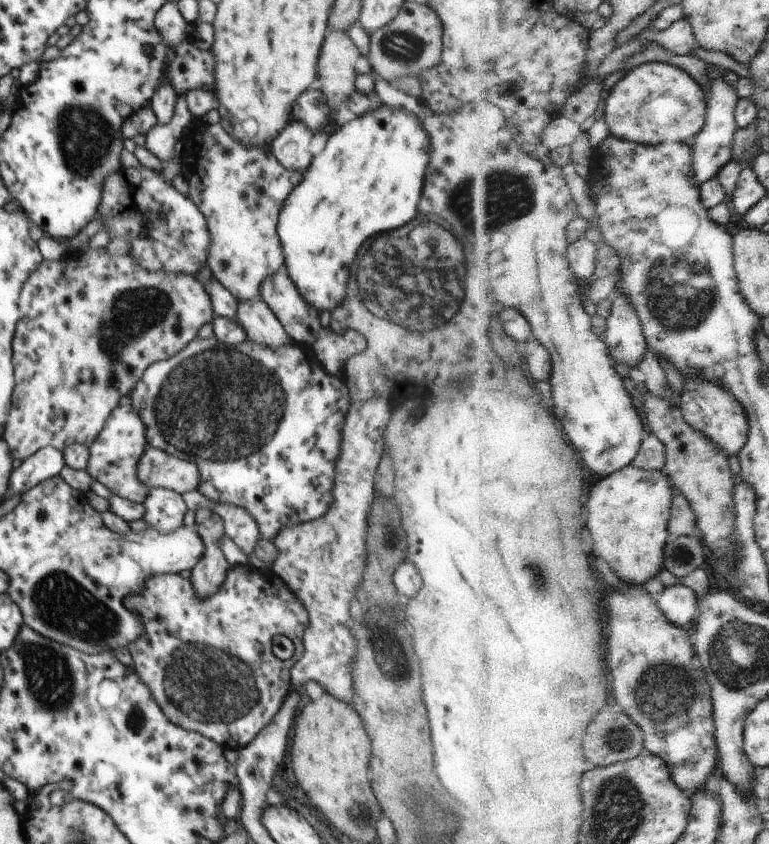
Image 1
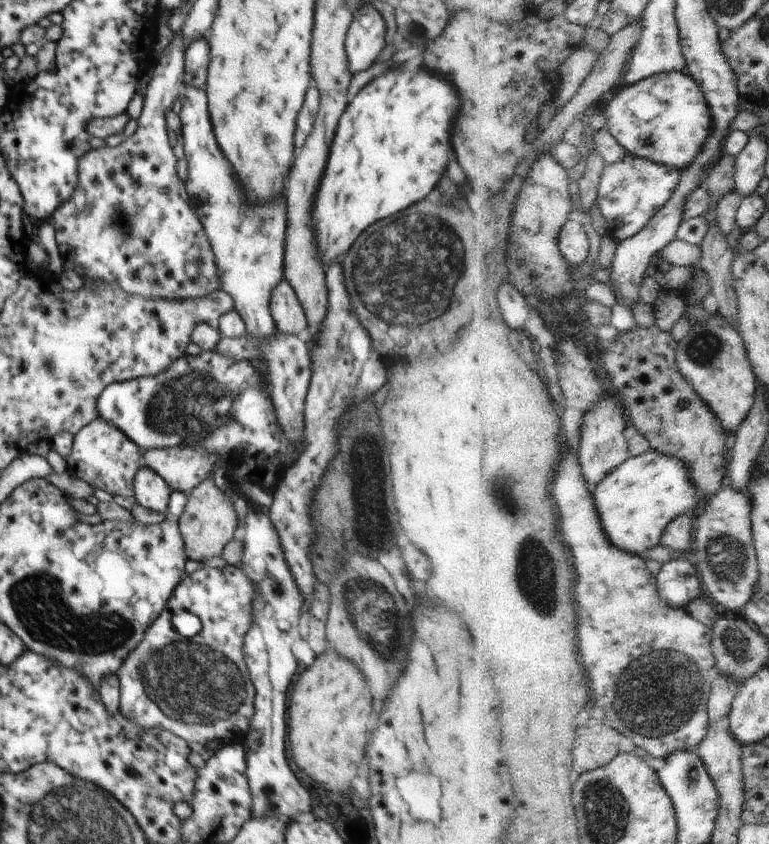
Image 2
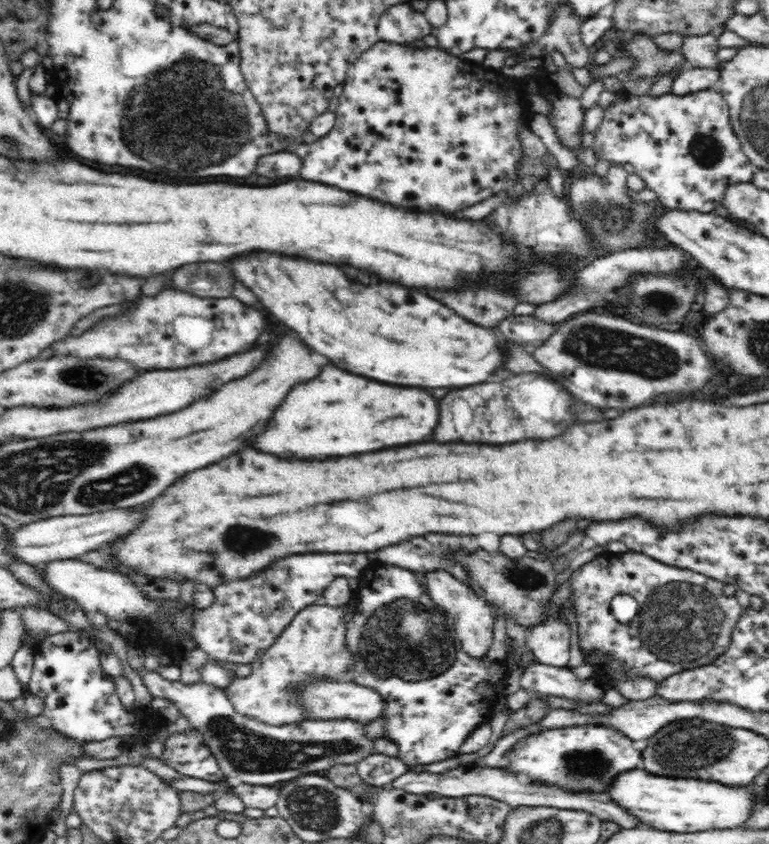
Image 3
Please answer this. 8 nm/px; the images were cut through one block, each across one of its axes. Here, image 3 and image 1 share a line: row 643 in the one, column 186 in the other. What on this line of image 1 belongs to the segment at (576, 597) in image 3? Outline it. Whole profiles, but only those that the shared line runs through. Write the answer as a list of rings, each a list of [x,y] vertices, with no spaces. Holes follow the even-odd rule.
[[[250,564],[230,566],[223,584],[214,595],[201,597],[193,585],[182,578],[180,574],[166,574],[153,577],[146,582],[145,590],[136,596],[128,597],[127,605],[136,611],[141,618],[145,632],[127,648],[134,660],[133,672],[137,678],[150,690],[153,700],[160,706],[162,713],[175,726],[183,730],[193,731],[208,738],[223,749],[238,750],[247,746],[261,731],[270,725],[278,710],[282,707],[284,696],[289,694],[291,685],[290,670],[303,656],[302,638],[307,628],[308,618],[304,606],[295,595],[282,583],[276,574],[255,569]]]

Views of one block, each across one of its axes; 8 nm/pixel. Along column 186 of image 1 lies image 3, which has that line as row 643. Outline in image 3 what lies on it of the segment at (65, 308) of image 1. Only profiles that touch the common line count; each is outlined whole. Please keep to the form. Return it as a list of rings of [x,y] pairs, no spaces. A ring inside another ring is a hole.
[[[319,603],[303,608],[291,624],[257,660],[253,660],[247,678],[234,680],[224,690],[234,710],[240,715],[262,721],[272,726],[298,724],[305,720],[303,710],[297,704],[298,686],[306,680],[351,681],[355,659],[346,647],[348,620],[353,616],[344,606],[328,606]]]

